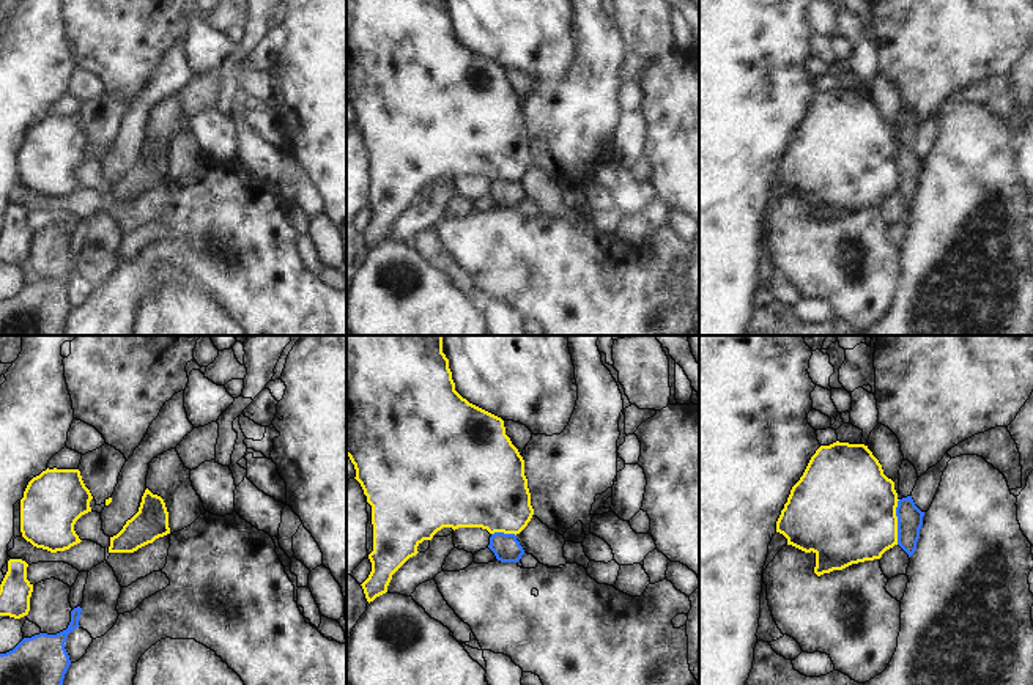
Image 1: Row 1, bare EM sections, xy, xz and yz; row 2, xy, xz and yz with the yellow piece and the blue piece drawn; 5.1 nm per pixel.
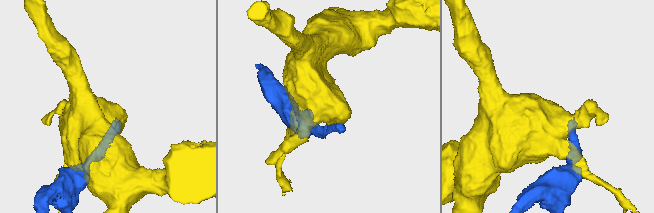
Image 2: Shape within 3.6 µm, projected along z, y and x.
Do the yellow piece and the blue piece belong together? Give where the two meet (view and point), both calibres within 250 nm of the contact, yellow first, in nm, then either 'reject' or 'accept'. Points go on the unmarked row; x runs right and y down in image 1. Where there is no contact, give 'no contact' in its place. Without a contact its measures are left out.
yz (896, 169) | 480/130 nm | reject

